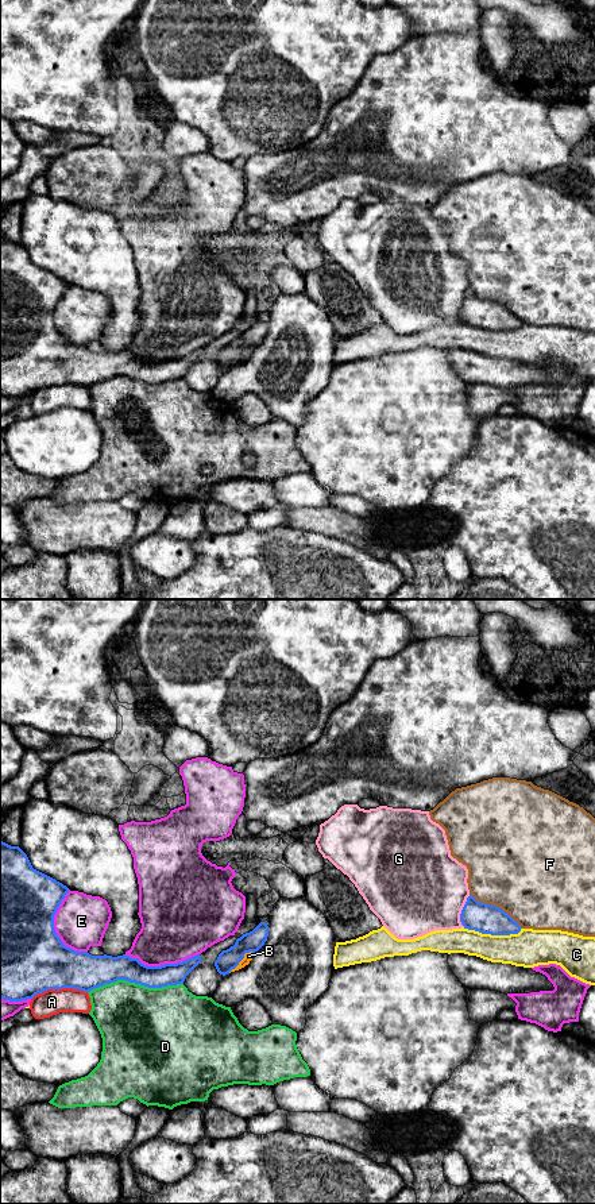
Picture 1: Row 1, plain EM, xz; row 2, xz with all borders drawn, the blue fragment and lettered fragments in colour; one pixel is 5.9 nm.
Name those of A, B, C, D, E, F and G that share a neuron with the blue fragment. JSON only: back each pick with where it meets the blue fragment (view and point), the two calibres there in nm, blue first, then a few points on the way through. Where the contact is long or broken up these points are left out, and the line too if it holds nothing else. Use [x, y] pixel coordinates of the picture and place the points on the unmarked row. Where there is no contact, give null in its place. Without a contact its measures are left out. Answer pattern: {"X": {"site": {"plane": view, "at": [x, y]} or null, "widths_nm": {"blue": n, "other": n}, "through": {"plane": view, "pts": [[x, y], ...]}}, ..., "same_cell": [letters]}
{"same_cell": []}

